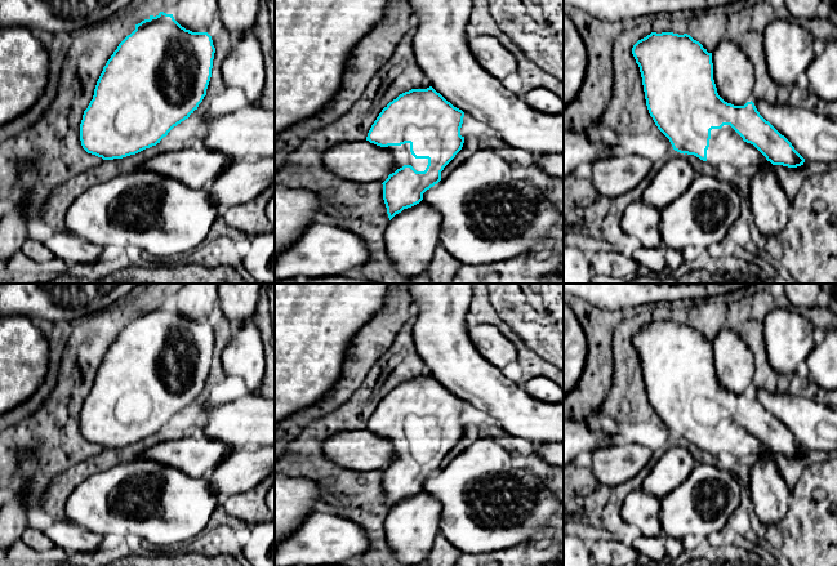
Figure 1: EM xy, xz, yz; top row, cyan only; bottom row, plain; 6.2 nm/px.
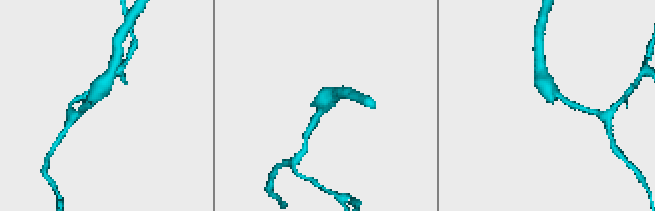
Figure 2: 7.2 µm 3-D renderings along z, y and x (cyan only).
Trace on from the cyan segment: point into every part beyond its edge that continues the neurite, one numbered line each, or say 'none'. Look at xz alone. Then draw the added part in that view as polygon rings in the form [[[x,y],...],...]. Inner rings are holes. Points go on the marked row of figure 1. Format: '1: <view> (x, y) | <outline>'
1: xz (401, 155) | [[[410,143],[401,146],[388,146],[387,151],[391,152],[393,166],[389,174],[395,173],[404,165],[411,165],[417,171],[424,171],[428,165],[428,159],[415,159],[410,152]]]

